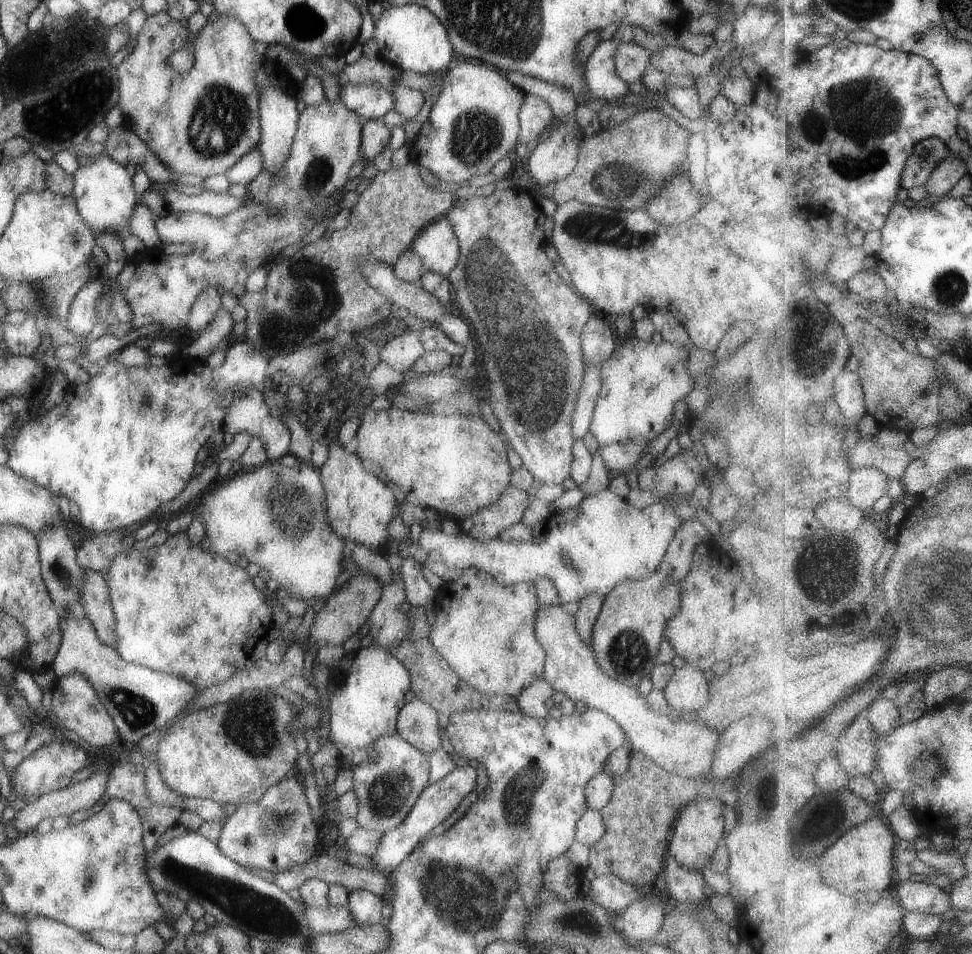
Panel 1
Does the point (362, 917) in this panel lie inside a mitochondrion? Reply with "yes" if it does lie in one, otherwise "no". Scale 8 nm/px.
no

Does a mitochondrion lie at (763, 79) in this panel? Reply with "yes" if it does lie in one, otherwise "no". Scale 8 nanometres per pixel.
no

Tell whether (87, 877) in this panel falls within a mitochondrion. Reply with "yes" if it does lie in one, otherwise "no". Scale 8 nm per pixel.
yes

